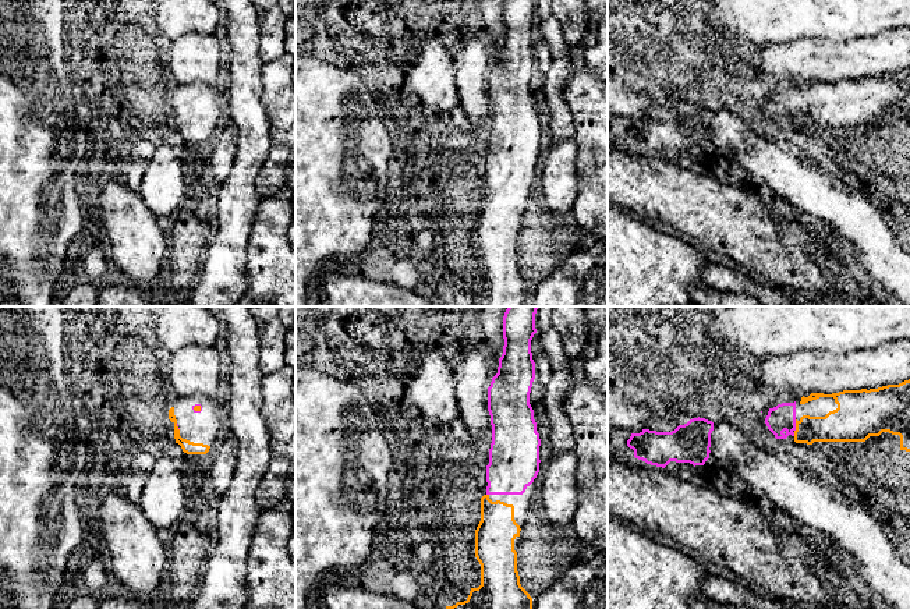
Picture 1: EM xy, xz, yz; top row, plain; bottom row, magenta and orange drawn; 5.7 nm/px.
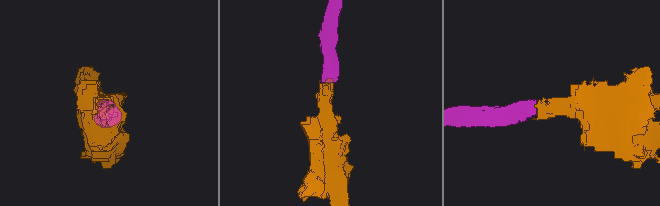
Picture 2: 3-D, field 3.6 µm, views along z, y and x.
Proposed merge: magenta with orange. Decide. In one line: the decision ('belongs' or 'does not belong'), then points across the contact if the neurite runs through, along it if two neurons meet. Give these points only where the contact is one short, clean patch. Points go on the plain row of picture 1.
belongs

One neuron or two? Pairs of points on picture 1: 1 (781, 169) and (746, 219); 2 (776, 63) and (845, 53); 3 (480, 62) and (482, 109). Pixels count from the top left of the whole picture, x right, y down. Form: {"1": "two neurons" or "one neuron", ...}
{"1": "two neurons", "2": "one neuron", "3": "one neuron"}

